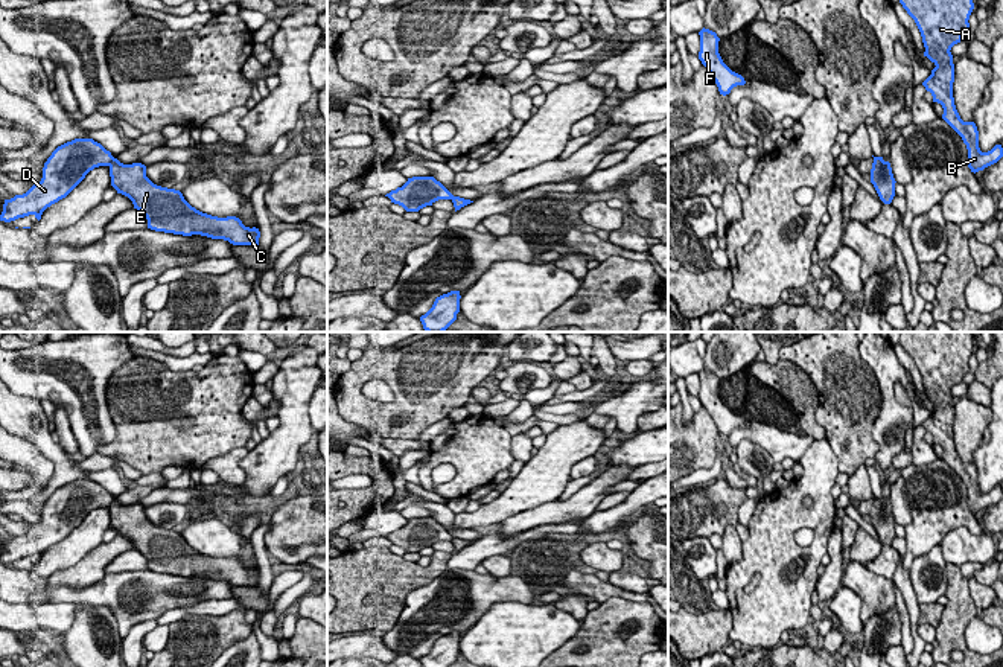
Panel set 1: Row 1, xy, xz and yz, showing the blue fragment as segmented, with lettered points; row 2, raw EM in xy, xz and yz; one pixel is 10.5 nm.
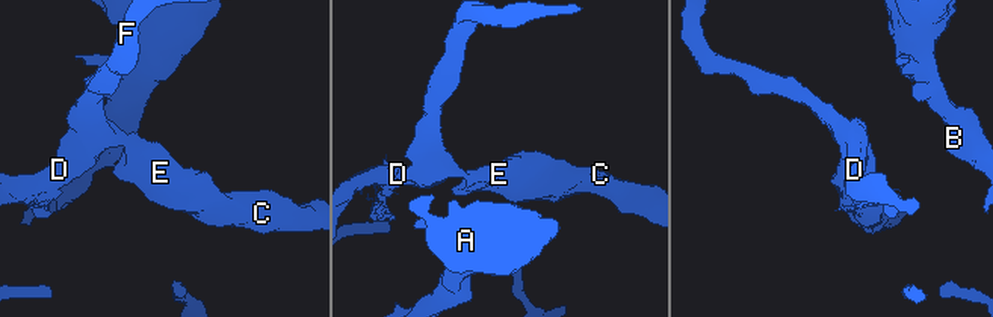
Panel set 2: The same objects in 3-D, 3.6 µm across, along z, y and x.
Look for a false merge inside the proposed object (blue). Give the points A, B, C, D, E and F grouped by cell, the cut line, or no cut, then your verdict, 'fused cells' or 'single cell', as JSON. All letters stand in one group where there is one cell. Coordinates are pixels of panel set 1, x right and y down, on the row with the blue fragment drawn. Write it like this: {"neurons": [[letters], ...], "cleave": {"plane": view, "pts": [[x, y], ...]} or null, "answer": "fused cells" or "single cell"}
{"neurons": [["A", "B", "D", "F"], ["C", "E"]], "cleave": {"plane": "xy", "pts": [[113, 157], [108, 165]]}, "answer": "fused cells"}

